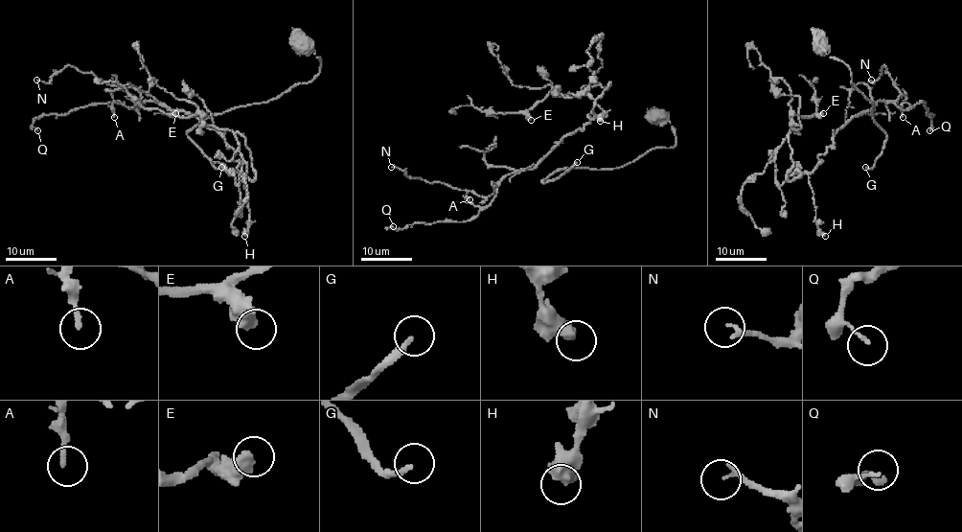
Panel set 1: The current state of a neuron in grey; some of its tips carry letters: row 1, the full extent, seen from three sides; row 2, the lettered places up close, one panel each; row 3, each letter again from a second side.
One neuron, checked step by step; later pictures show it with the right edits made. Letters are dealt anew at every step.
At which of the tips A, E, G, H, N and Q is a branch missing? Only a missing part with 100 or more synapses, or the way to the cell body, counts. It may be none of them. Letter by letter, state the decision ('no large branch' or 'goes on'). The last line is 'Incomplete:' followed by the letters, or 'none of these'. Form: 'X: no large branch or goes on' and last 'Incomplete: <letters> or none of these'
A: no large branch
E: no large branch
G: no large branch
H: no large branch
N: no large branch
Q: no large branch
Incomplete: none of these

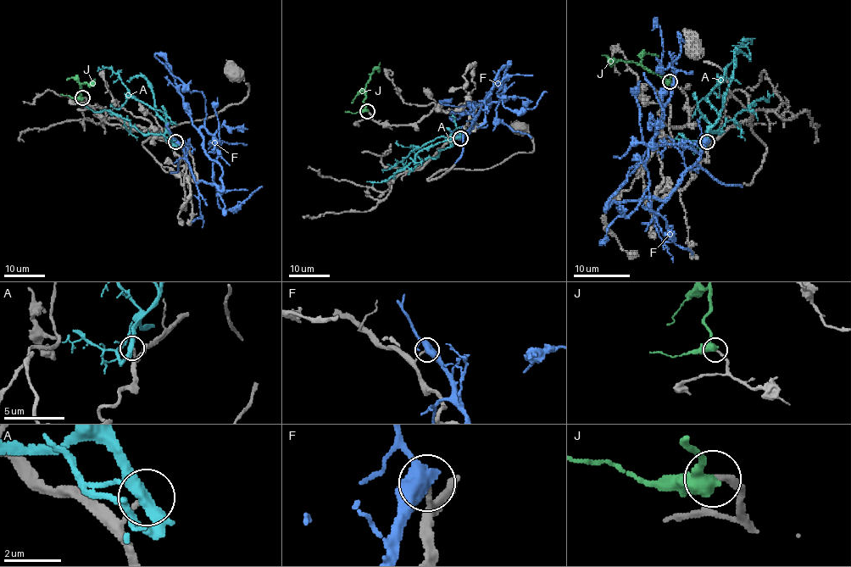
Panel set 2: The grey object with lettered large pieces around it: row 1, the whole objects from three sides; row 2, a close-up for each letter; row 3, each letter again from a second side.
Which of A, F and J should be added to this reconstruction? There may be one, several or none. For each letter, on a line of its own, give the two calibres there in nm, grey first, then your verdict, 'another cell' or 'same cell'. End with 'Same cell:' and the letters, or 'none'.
A: calibres 150 and 400 nm; another cell
F: calibres 150 and 500 nm; another cell
J: calibres 220 and 440 nm; same cell
Same cell: J

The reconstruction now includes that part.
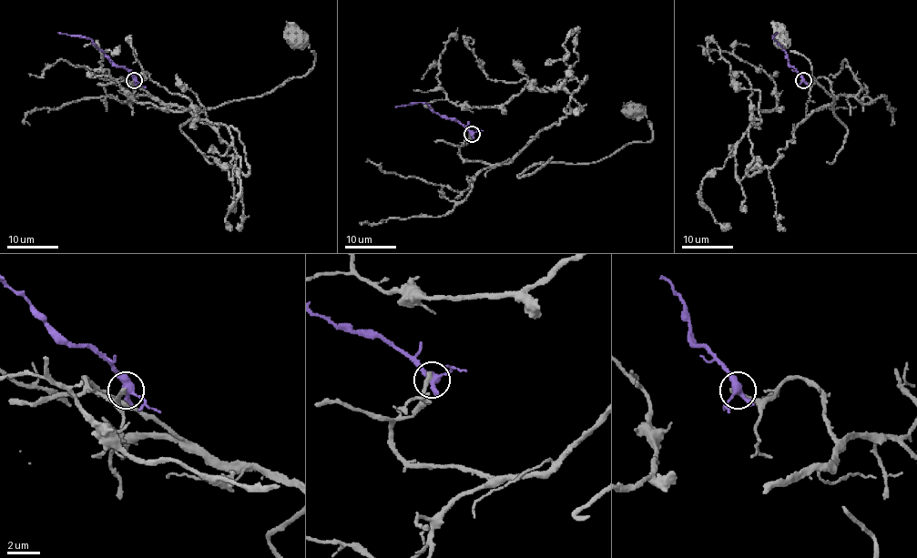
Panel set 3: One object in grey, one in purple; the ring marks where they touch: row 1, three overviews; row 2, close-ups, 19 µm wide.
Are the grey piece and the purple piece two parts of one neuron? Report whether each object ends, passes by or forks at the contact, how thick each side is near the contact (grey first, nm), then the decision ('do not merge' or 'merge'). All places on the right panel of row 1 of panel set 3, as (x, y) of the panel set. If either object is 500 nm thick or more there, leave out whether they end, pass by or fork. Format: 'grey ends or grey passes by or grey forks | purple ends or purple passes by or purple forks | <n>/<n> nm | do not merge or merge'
grey ends | purple forks | 300/340 nm | do not merge

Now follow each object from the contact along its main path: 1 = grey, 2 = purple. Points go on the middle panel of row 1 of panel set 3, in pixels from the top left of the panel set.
1: (472, 133), (460, 147), (467, 160), (509, 163), (523, 150), (534, 163), (599, 161), (650, 141), (635, 110)
2: (472, 133), (458, 122), (442, 117), (426, 104), (411, 102), (395, 107)

